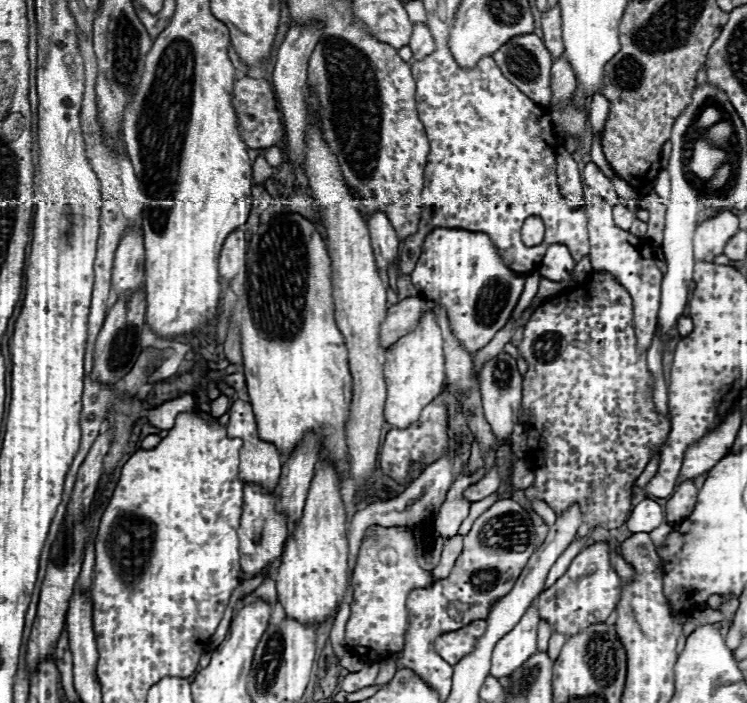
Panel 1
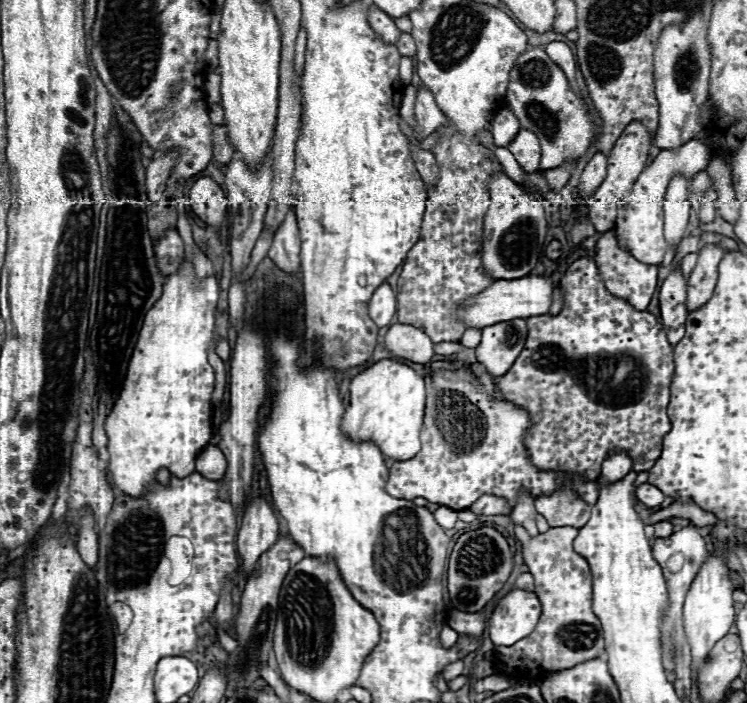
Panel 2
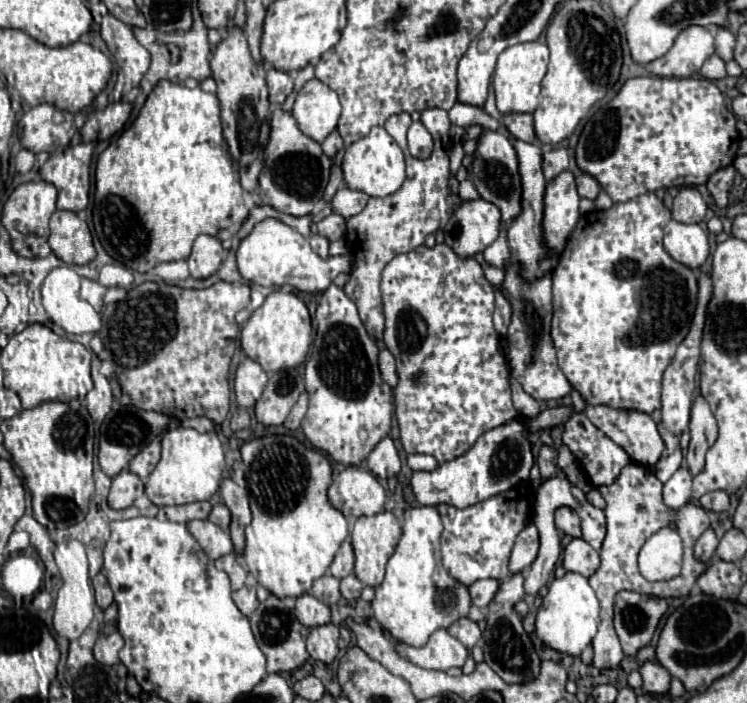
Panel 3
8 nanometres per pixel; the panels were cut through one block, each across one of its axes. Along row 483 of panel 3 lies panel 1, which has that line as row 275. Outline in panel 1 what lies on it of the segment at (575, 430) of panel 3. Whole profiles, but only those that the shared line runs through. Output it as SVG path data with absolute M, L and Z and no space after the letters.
M592 270L592 278L586 286L578 290L570 290L566 294L560 294L556 298L546 300L542 306L538 306L530 320L524 326L524 340L520 344L520 352L528 362L528 372L522 380L522 402L520 402L520 416L526 412L526 434L528 434L528 448L536 458L530 458L534 468L534 484L526 490L526 498L540 498L544 500L558 516L562 516L572 504L578 504L582 510L582 524L578 528L578 538L586 536L592 528L618 528L622 526L632 510L632 486L636 478L644 472L646 464L652 460L652 456L662 448L666 442L666 436L670 434L670 418L656 412L654 400L652 400L652 374L646 366L646 352L640 352L636 348L636 334L634 334L634 322L632 322L632 298L626 292L624 286L620 286L612 274Z

